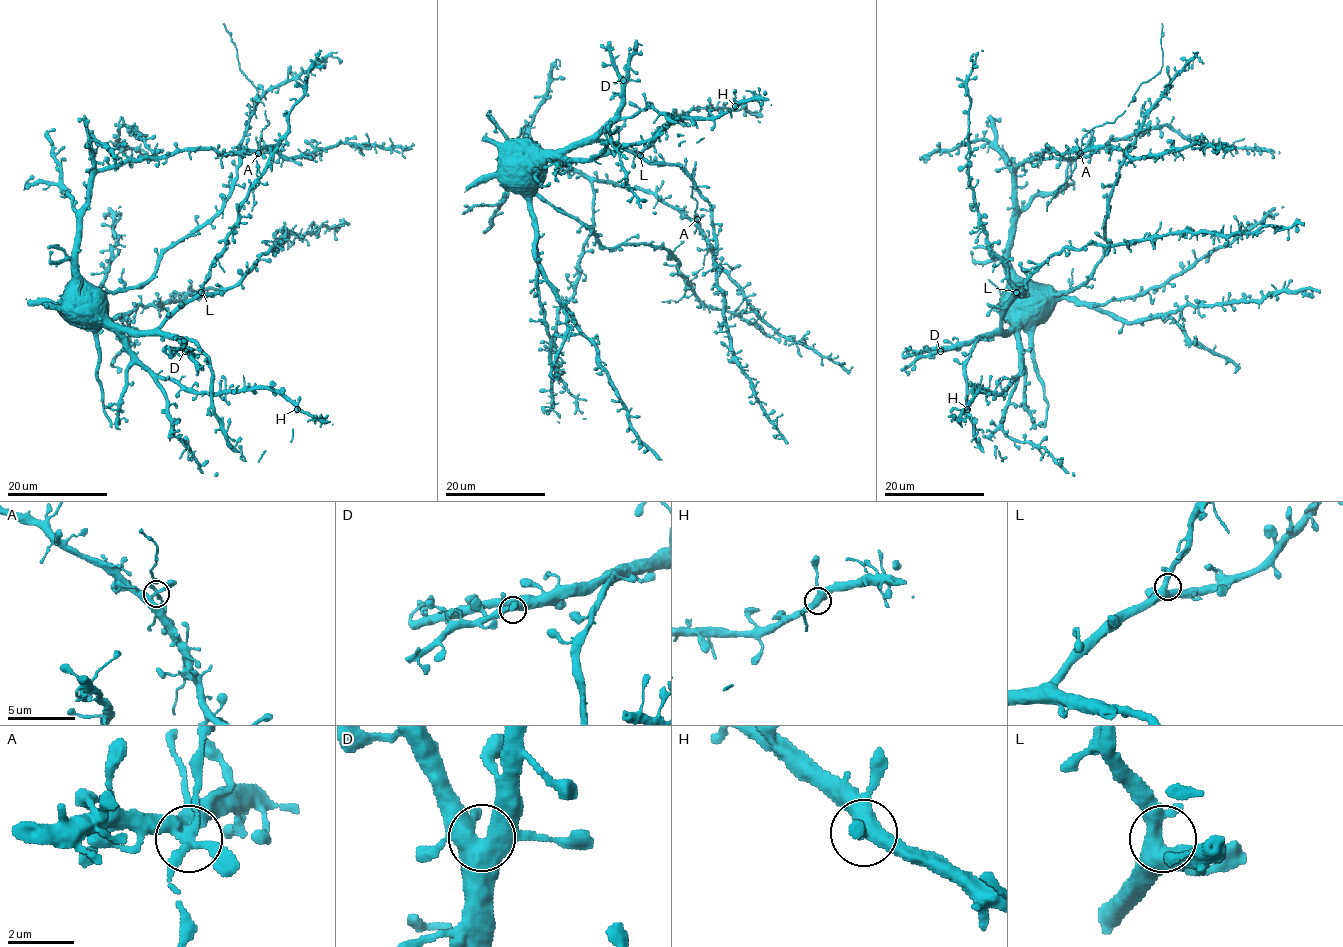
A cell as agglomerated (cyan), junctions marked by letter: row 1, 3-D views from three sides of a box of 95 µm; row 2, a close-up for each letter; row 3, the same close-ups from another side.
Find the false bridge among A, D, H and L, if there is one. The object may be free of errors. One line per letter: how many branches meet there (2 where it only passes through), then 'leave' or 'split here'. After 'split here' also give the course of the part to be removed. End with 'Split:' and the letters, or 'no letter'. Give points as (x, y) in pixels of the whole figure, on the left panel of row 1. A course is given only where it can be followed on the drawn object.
A: branches 5; leave
D: branches 5; leave
H: branches 4; leave
L: branches 4; leave
Split: no letter

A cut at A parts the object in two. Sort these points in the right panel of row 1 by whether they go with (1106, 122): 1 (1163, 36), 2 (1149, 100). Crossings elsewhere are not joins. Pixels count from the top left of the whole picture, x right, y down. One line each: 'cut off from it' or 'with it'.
1: with it
2: cut off from it

